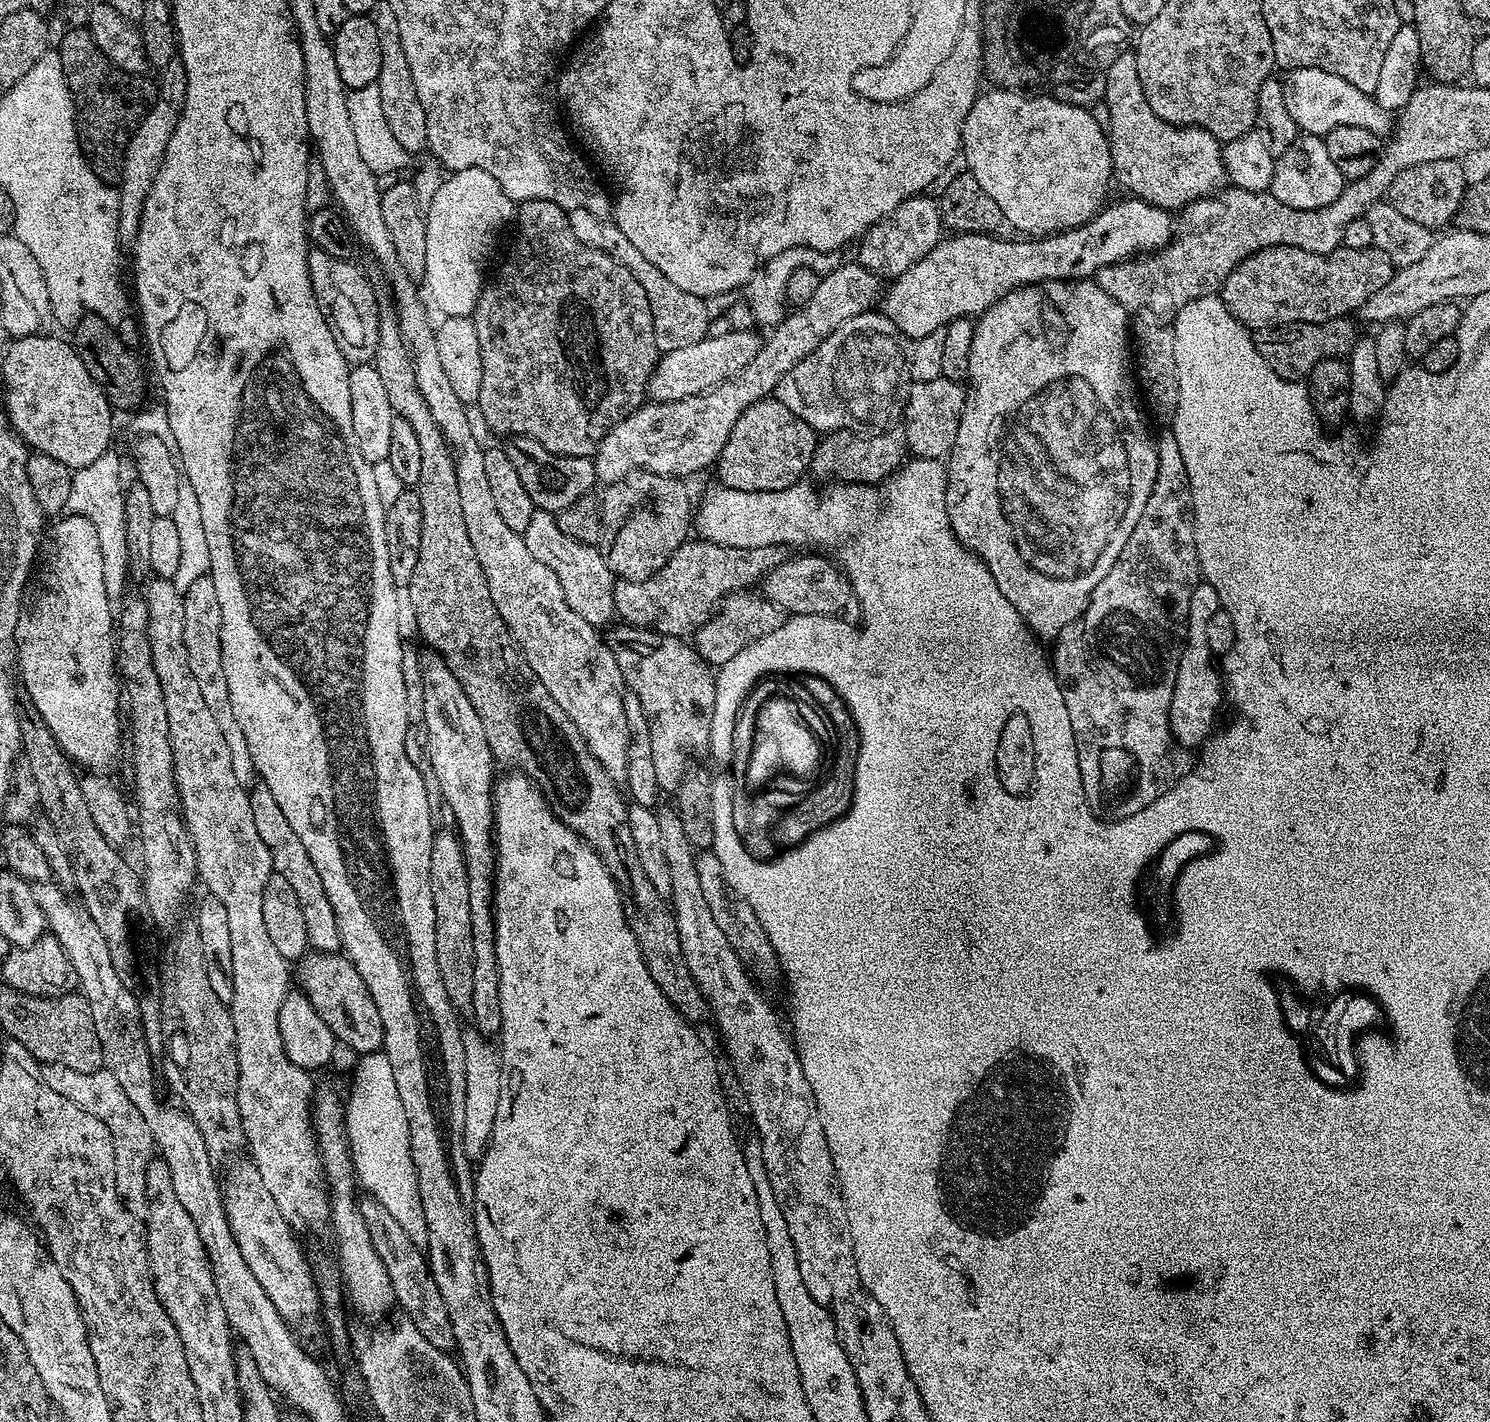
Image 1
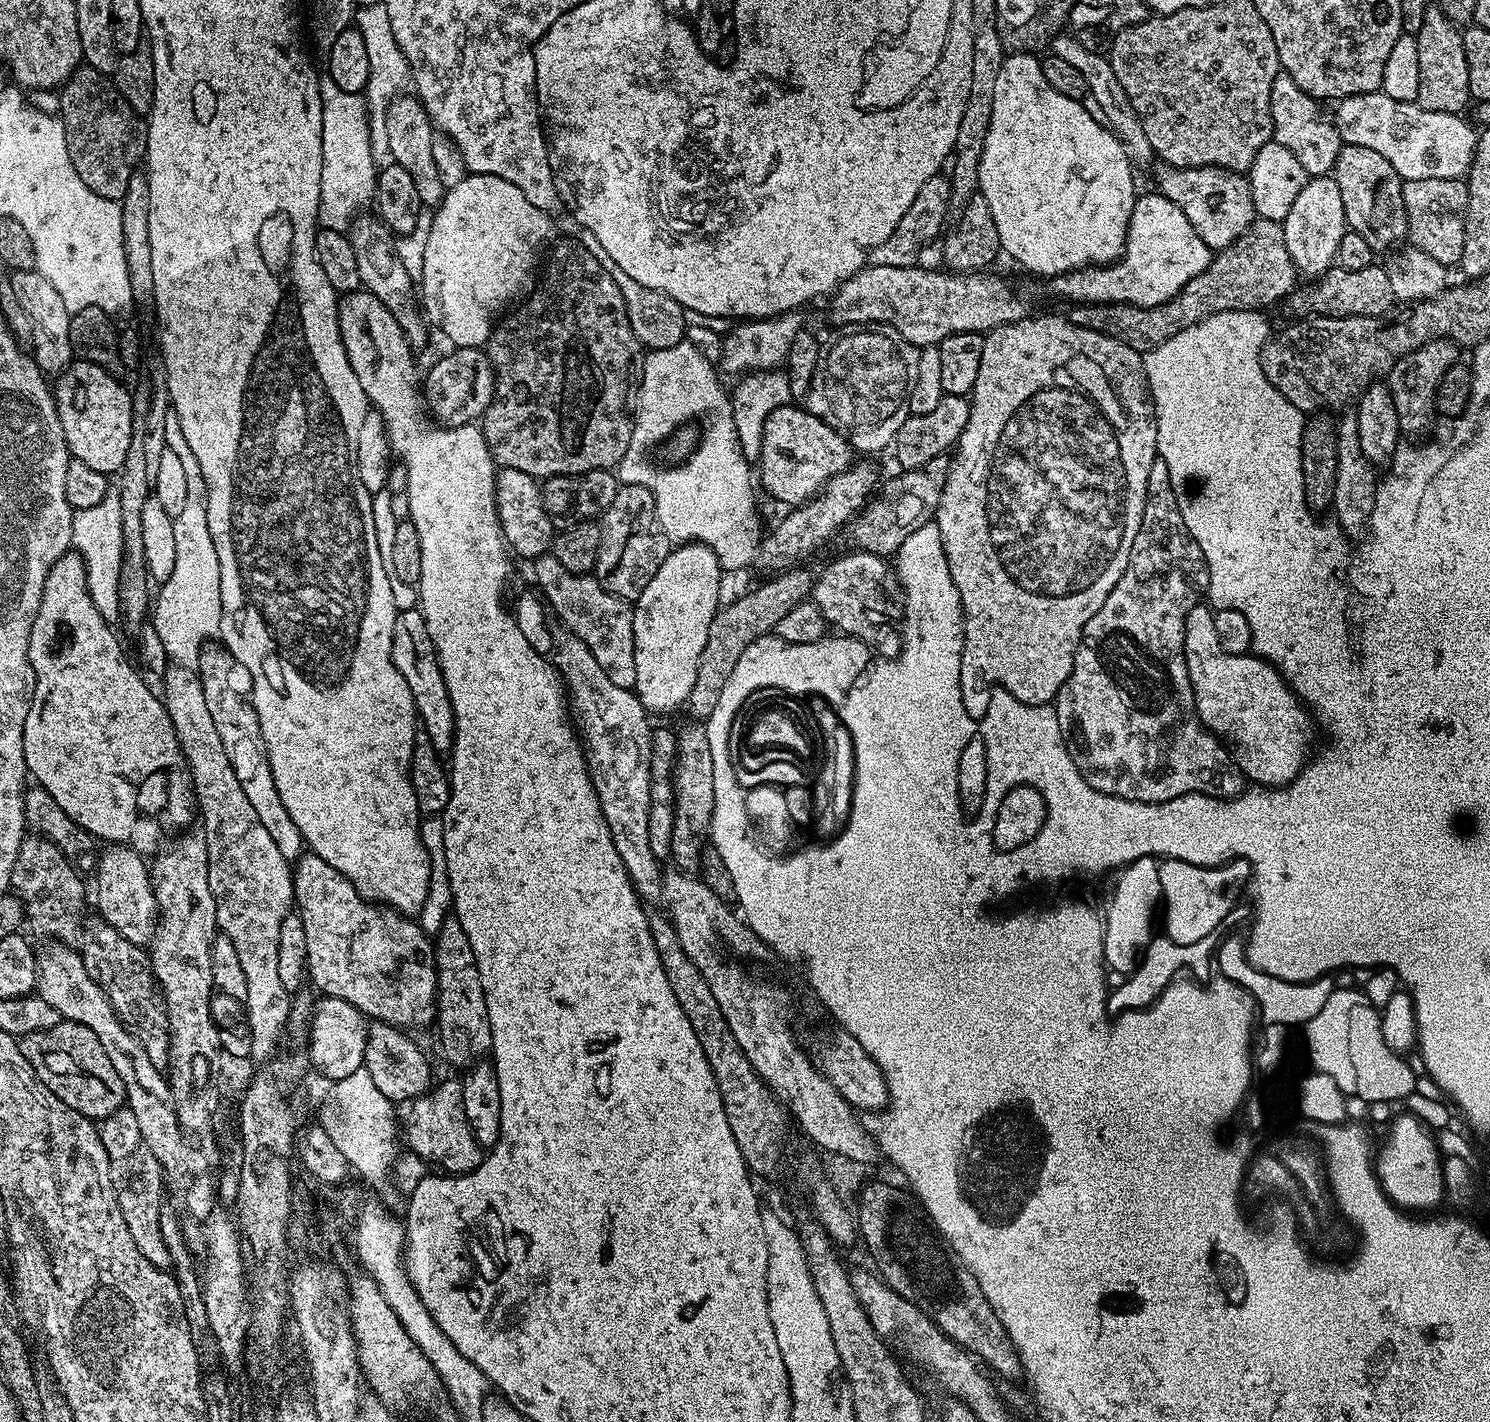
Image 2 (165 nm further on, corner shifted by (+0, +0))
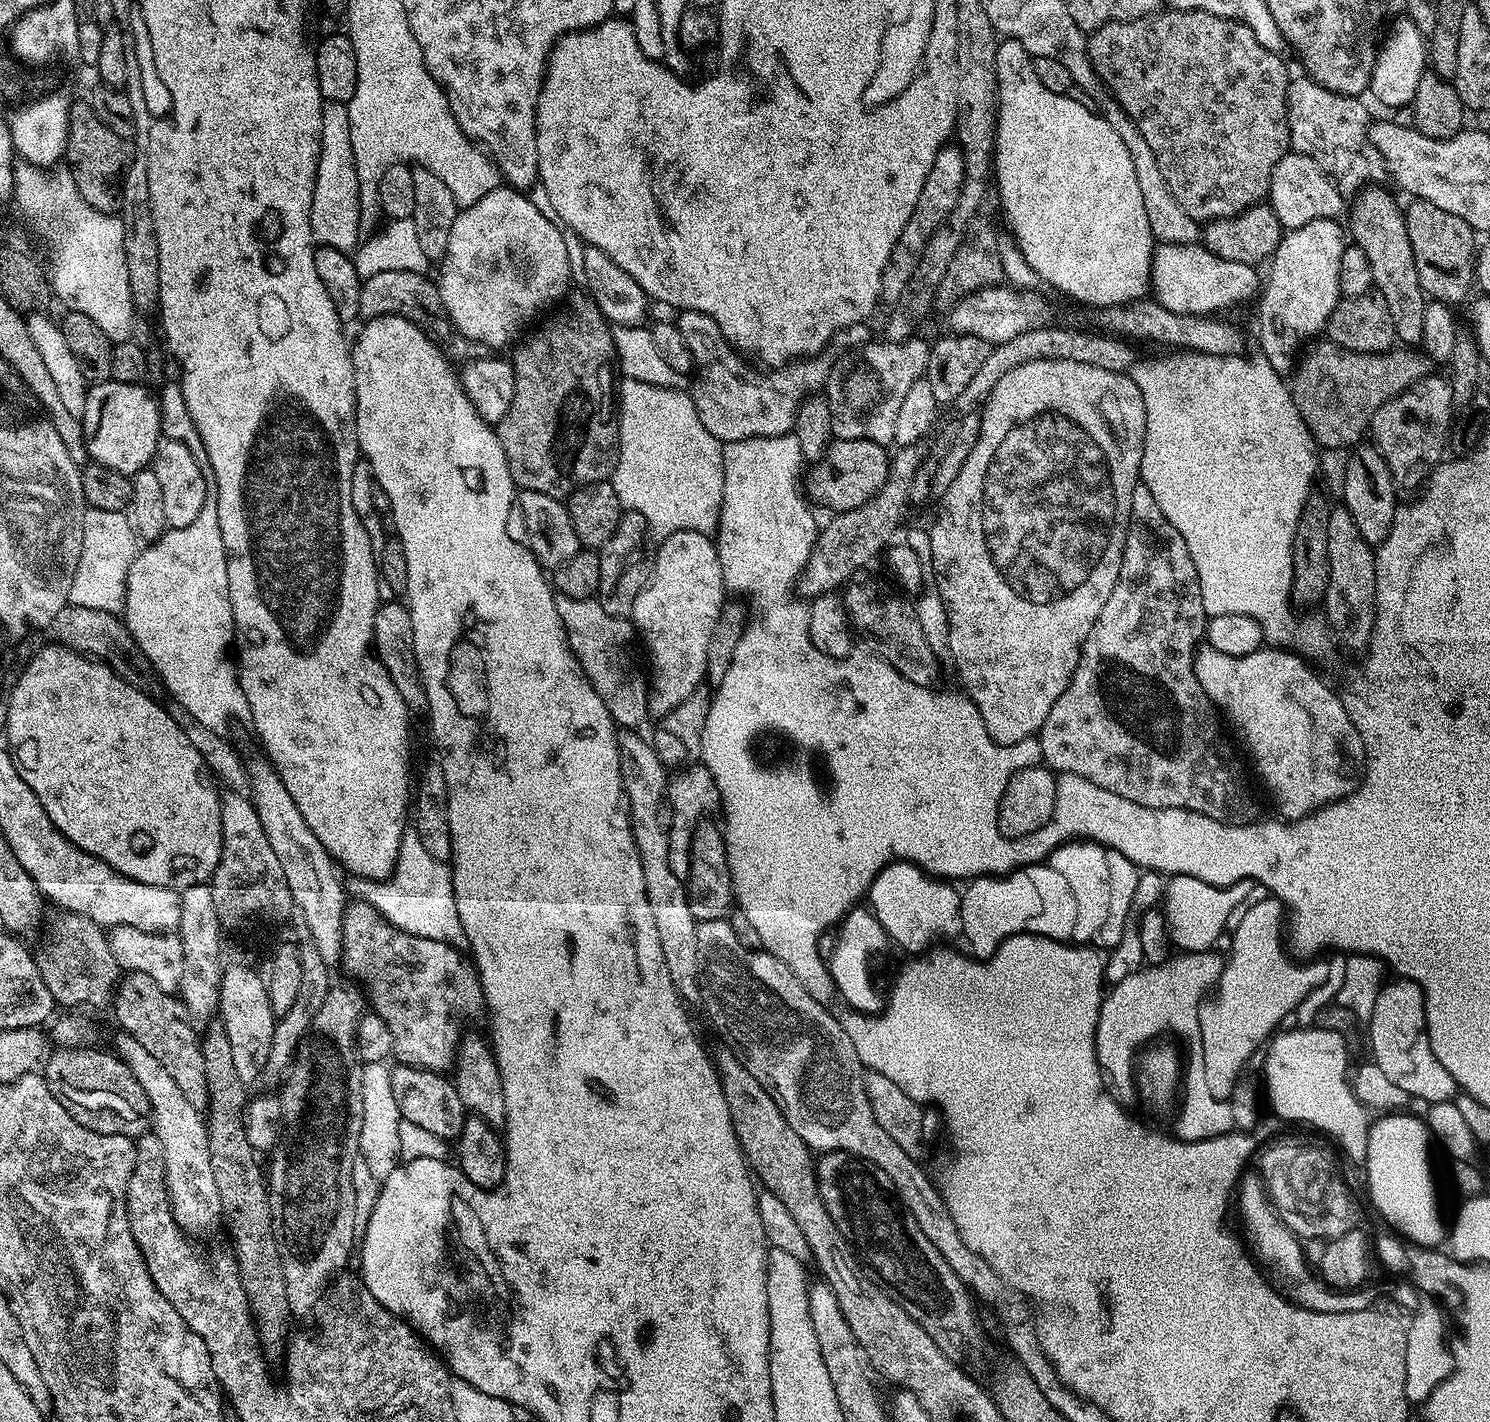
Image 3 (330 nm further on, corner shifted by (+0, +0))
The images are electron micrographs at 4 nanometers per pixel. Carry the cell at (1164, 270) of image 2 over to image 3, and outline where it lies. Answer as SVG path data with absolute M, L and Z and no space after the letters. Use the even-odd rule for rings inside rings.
M1203 243L1155 245L1152 254L1152 278L1150 292L1155 303L1174 314L1207 316L1216 314L1219 308L1232 308L1243 300L1257 295L1262 280L1256 277L1257 269L1251 264L1230 262L1218 258Z

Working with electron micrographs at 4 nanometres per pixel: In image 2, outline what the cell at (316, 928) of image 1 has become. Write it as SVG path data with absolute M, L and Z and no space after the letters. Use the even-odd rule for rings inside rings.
M310 850L305 851L294 862L292 870L292 894L294 897L295 911L302 918L302 927L306 930L306 958L308 959L308 971L306 976L310 984L313 984L311 987L315 989L317 993L325 996L333 996L334 998L342 998L346 1002L350 1002L350 1006L354 1006L365 1018L369 1018L374 1022L389 1024L395 1028L412 1030L415 1024L431 1025L433 1021L435 1021L436 953L429 933L425 932L415 919L405 918L401 913L387 906L377 906L365 900L356 887L352 885L350 878L338 874L338 870L334 870L334 866L330 866L330 862L322 862L322 858L318 858L318 854L314 854Z

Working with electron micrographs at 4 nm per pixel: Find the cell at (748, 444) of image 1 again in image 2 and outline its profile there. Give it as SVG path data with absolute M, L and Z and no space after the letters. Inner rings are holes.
M795 403L783 404L778 406L766 418L764 423L764 433L760 439L760 454L758 463L760 463L760 478L758 474L758 484L765 488L776 500L781 500L785 506L799 506L807 503L813 496L817 495L825 487L828 480L835 475L841 475L849 471L854 464L853 445L848 443L838 430L826 426L813 412L808 411L807 407L797 406Z

